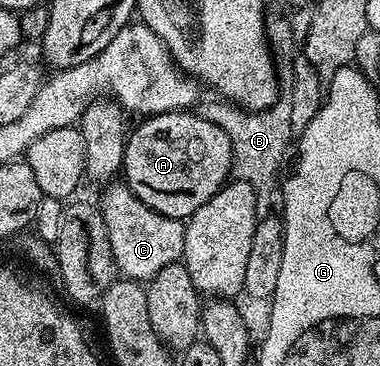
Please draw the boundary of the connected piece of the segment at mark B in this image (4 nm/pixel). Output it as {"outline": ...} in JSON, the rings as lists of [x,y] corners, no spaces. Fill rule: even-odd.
{"outline":[[[289,17],[272,19],[267,23],[269,49],[273,53],[286,56],[288,60],[277,63],[277,81],[280,83],[280,95],[274,103],[262,110],[246,110],[243,107],[224,100],[216,102],[199,103],[196,108],[198,116],[208,122],[220,126],[226,132],[233,150],[231,177],[235,181],[250,184],[254,188],[257,203],[272,199],[276,194],[276,176],[280,170],[284,154],[290,148],[294,131],[292,129],[292,102],[293,88],[295,88],[295,68],[290,59],[298,52],[298,43],[292,36],[292,26]],[[292,136],[292,139],[290,140]]]}

